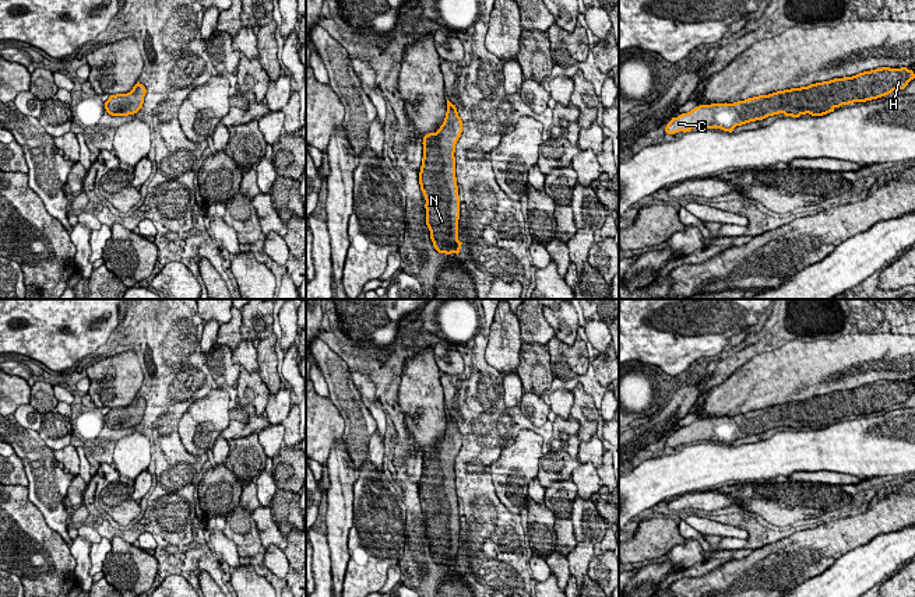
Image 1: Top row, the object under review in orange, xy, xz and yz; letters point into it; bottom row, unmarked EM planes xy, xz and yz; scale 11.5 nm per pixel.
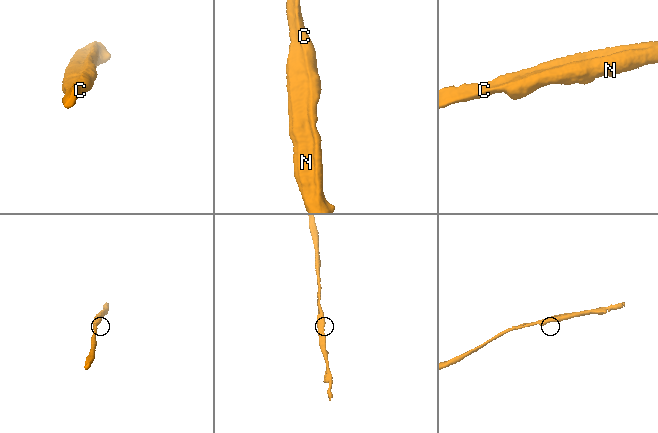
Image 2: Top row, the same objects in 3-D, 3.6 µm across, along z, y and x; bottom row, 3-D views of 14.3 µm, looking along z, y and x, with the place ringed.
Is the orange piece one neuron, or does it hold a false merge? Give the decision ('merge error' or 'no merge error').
no merge error

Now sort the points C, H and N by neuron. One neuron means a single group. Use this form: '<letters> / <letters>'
C H N

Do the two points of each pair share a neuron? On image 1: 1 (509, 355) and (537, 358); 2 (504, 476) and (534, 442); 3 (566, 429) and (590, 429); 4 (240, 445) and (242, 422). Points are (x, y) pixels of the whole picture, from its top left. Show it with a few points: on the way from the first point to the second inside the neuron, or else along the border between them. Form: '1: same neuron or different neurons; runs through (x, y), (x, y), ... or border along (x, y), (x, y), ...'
1: different neurons; border along (523, 343), (520, 364), (514, 371)
2: same neuron; runs through (513, 467), (527, 450)
3: different neurons; border along (570, 414), (577, 422), (580, 439)
4: different neurons; border along (257, 432), (236, 435), (229, 441)

